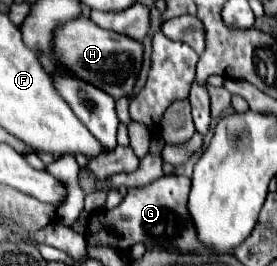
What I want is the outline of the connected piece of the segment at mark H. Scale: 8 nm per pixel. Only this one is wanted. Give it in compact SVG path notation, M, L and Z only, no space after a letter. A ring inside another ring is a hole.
M77 18L63 24L55 38L55 60L67 66L73 74L79 74L83 80L93 82L101 90L107 90L115 100L121 96L131 96L137 82L137 74L143 66L143 44L105 28L99 28L91 18Z

